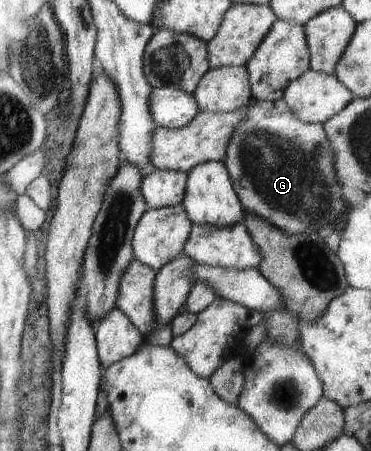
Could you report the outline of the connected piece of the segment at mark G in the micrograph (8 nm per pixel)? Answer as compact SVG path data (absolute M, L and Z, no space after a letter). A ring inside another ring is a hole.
M283 99L278 101L256 101L247 111L247 116L237 125L224 167L227 169L235 194L246 213L264 218L288 235L317 232L323 225L336 225L338 216L345 216L348 202L344 199L342 186L333 168L333 149L328 143L323 124L305 124L296 119Z

